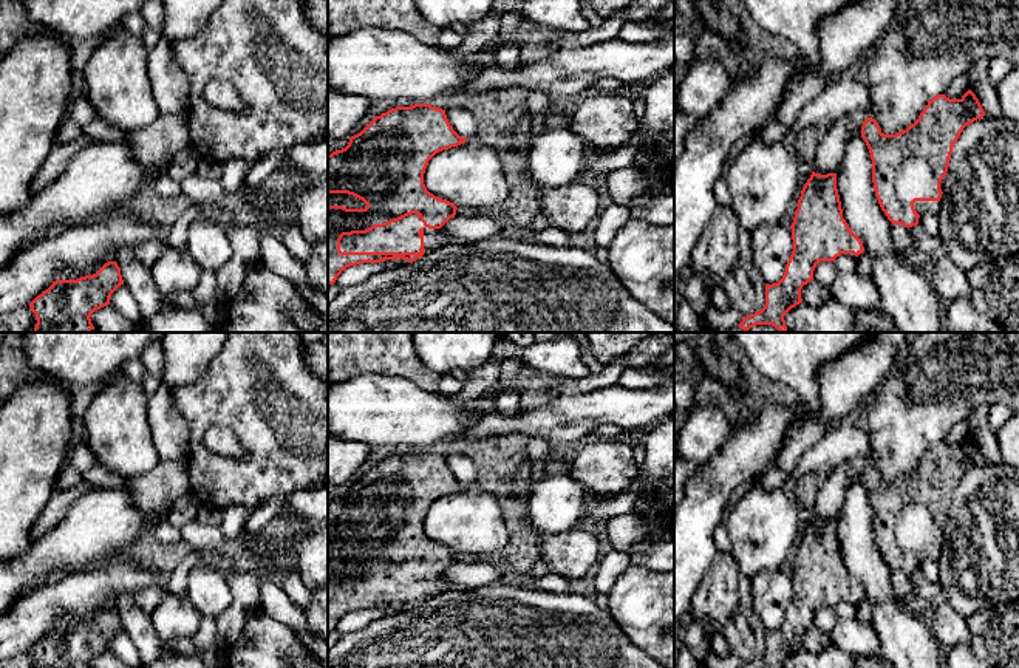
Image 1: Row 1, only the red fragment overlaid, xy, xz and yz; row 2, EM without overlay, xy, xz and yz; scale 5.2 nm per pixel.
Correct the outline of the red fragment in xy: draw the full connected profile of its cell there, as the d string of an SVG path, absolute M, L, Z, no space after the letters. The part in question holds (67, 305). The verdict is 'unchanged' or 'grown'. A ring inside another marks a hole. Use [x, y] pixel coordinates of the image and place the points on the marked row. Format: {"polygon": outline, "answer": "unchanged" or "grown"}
{"polygon": "M116 261L77 280L56 280L29 308L36 314L34 332L90 332L91 314L110 305L111 294L124 285Z", "answer": "unchanged"}

